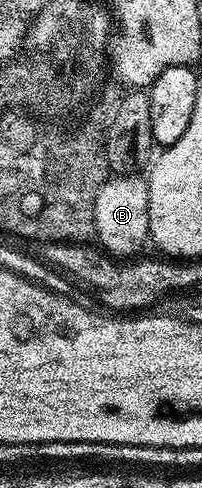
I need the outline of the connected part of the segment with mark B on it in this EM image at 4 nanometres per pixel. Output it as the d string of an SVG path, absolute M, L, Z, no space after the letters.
M110 175L98 187L94 203L96 240L100 248L114 259L133 259L150 240L149 182L141 175Z

